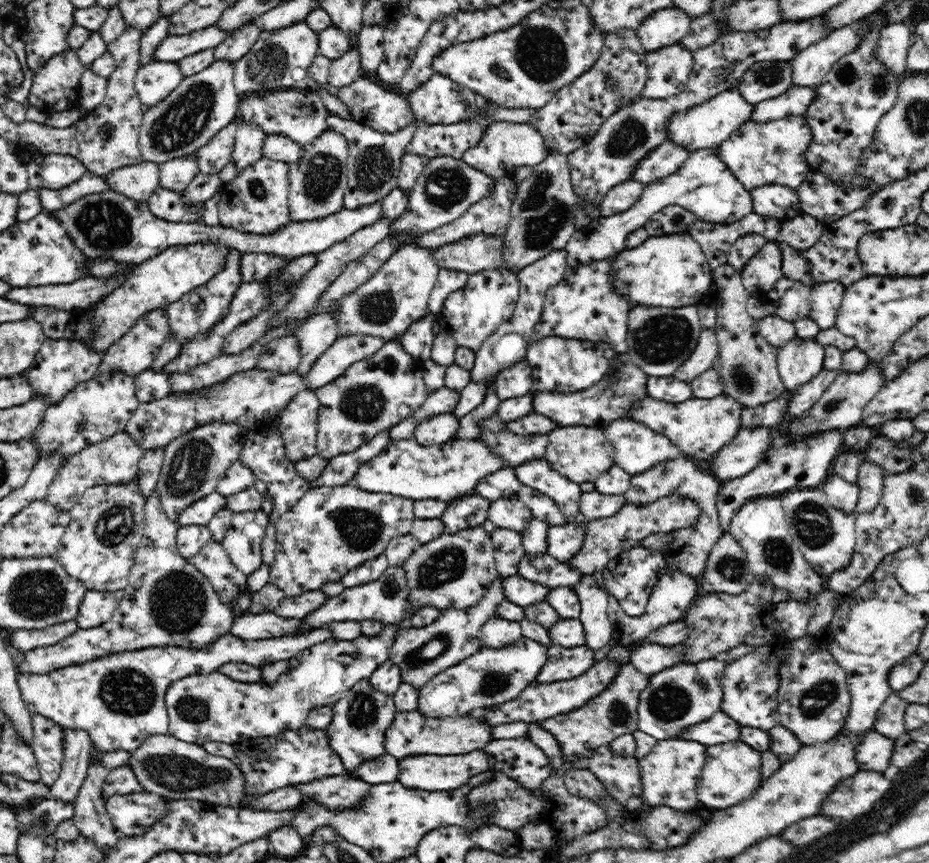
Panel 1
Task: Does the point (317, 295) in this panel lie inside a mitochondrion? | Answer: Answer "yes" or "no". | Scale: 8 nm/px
no

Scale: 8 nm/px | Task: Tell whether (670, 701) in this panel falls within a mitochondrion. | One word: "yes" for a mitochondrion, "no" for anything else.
yes

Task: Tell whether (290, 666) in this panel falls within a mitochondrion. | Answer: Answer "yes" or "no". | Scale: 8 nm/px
no

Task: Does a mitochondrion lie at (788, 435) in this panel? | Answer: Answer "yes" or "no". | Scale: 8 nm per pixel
no

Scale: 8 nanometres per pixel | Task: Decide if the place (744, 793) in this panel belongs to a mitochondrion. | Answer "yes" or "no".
no

